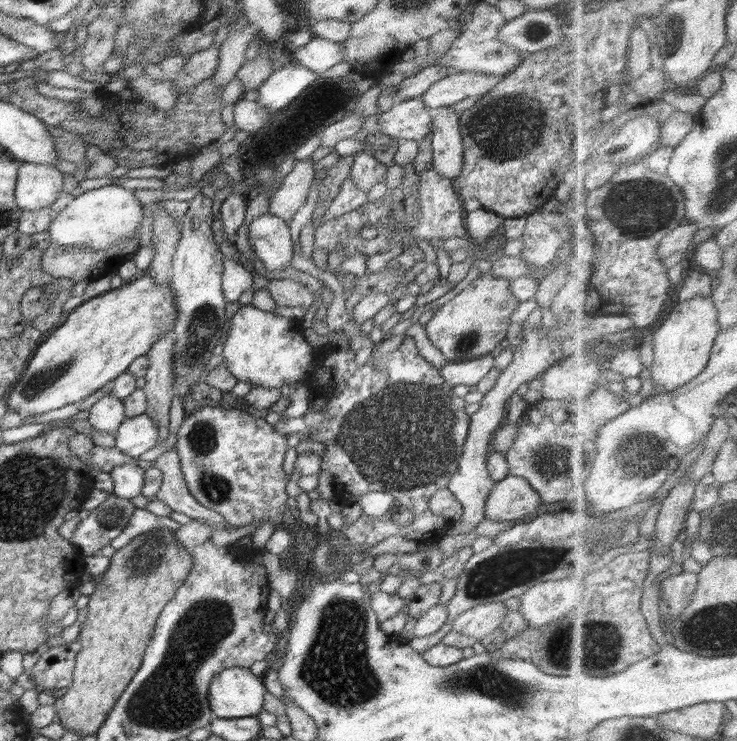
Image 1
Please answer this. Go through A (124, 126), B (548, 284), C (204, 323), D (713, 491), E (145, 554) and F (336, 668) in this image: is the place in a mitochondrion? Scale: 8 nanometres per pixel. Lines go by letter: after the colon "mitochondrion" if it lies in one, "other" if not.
A: mitochondrion
B: other
C: mitochondrion
D: other
E: mitochondrion
F: mitochondrion

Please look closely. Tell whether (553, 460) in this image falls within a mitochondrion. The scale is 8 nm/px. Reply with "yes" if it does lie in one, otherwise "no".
yes

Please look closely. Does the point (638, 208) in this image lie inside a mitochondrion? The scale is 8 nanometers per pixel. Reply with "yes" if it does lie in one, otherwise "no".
yes

